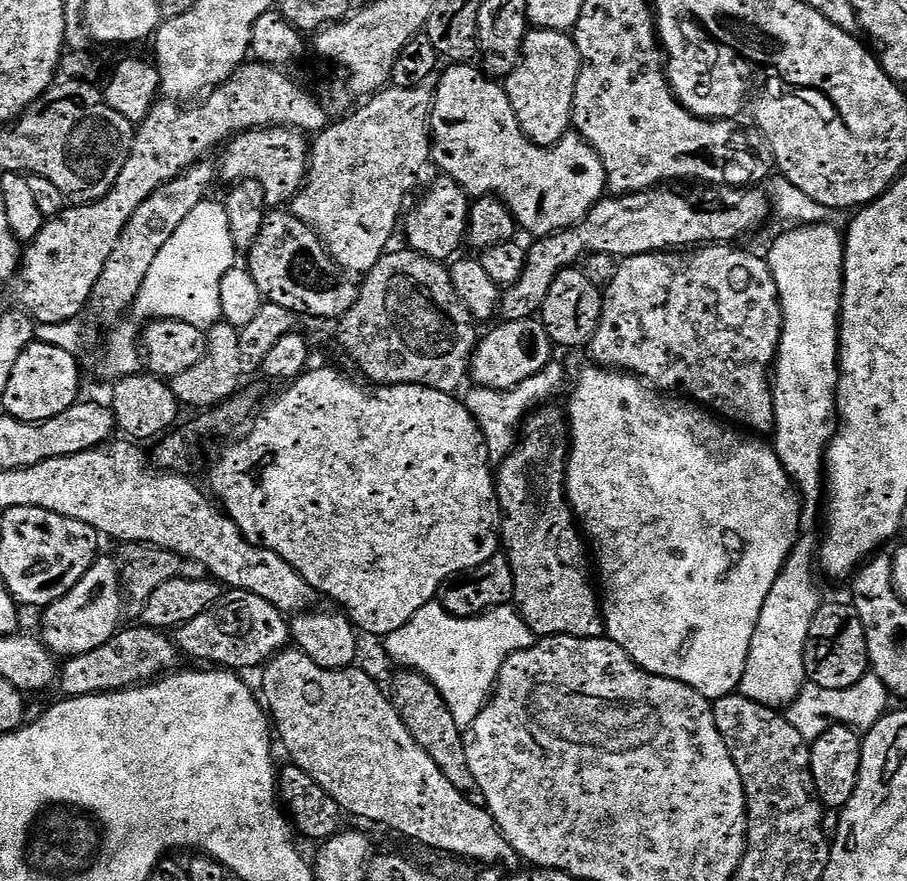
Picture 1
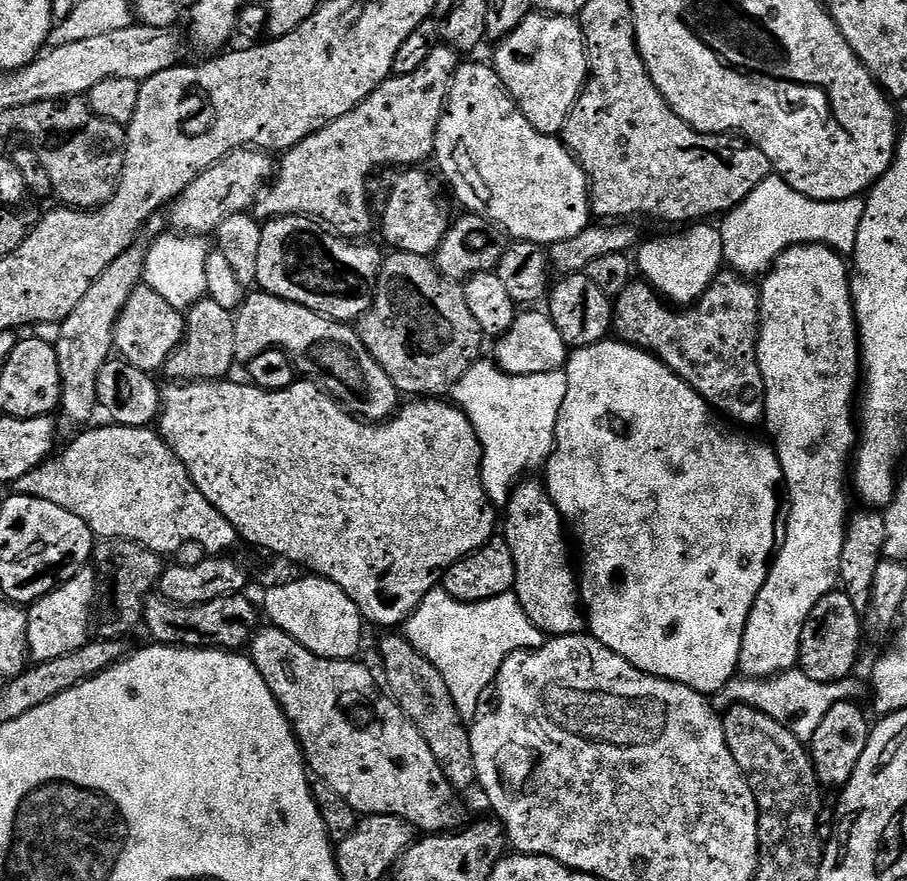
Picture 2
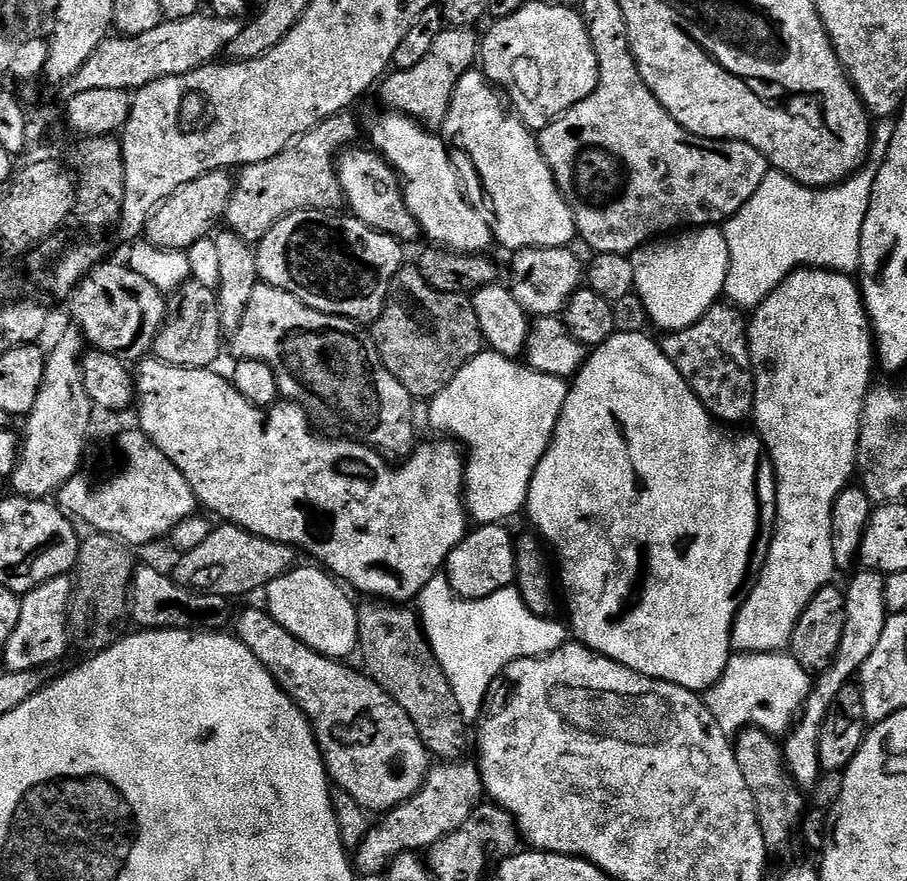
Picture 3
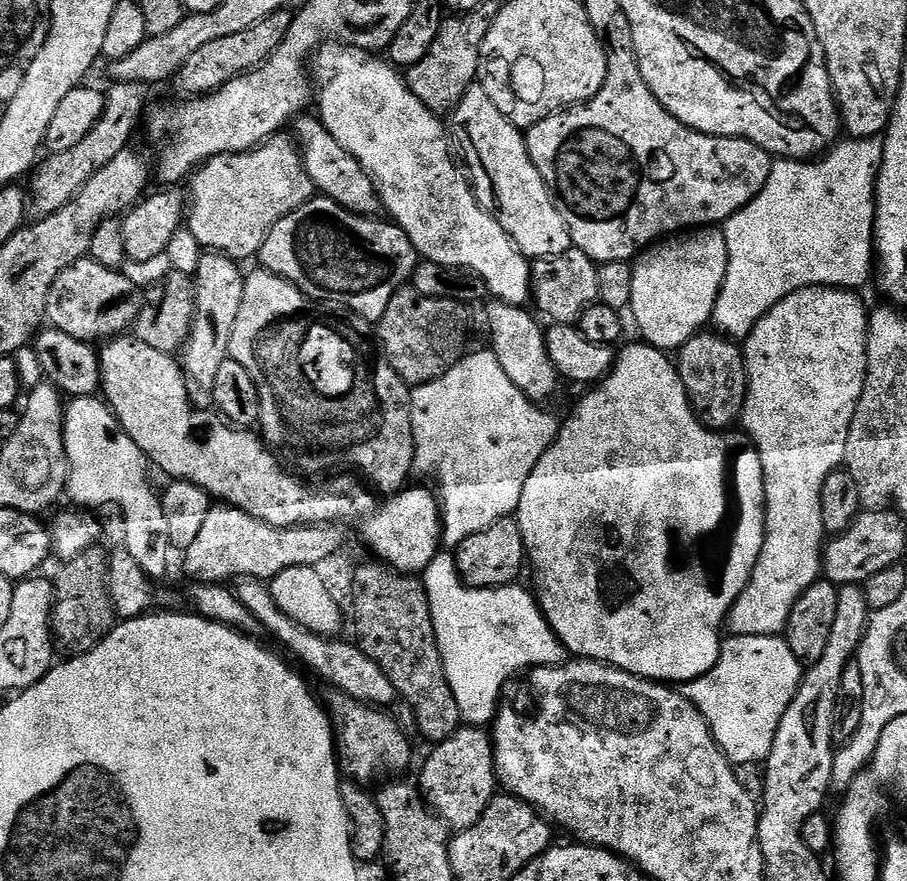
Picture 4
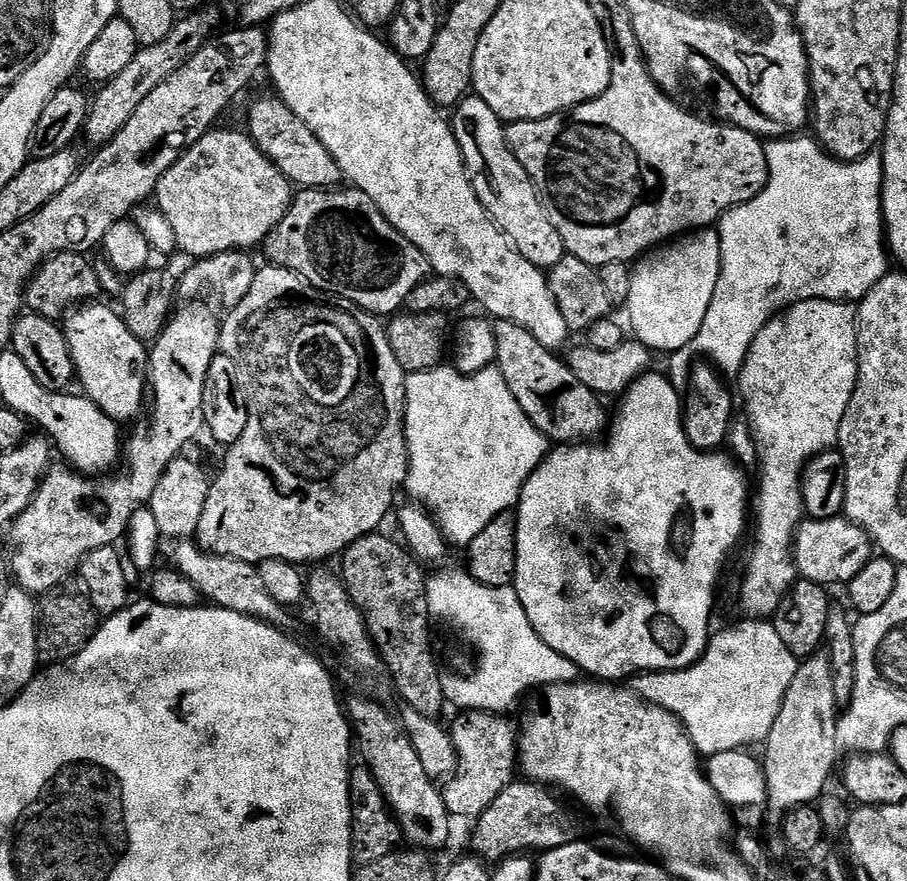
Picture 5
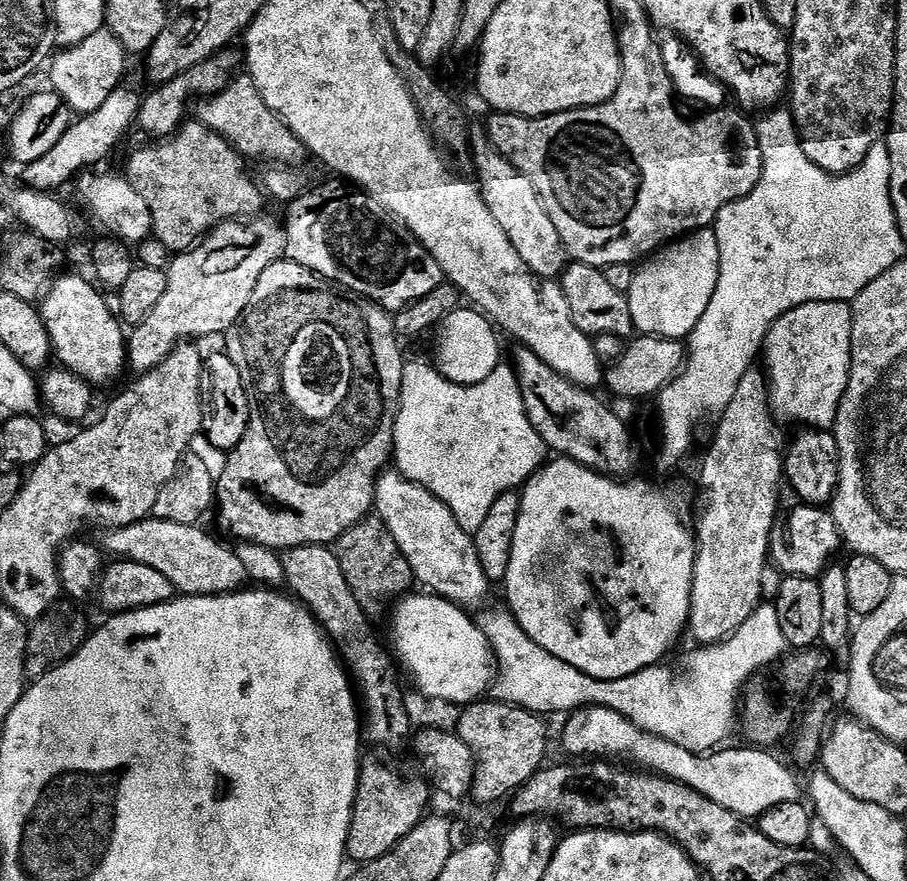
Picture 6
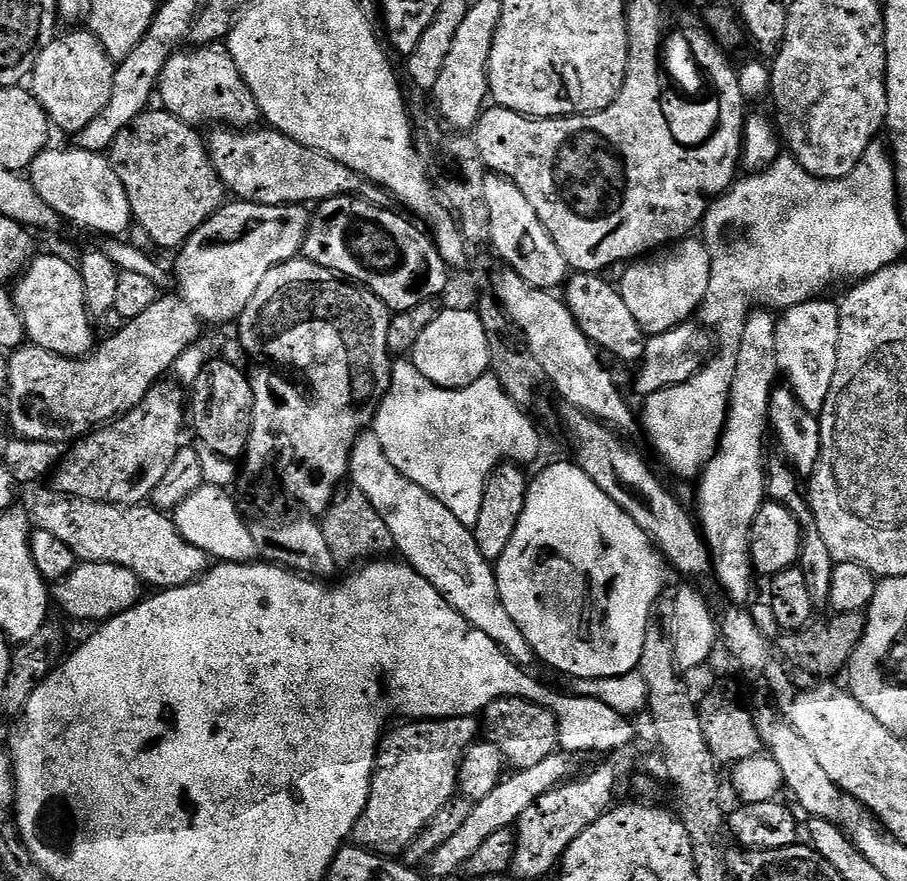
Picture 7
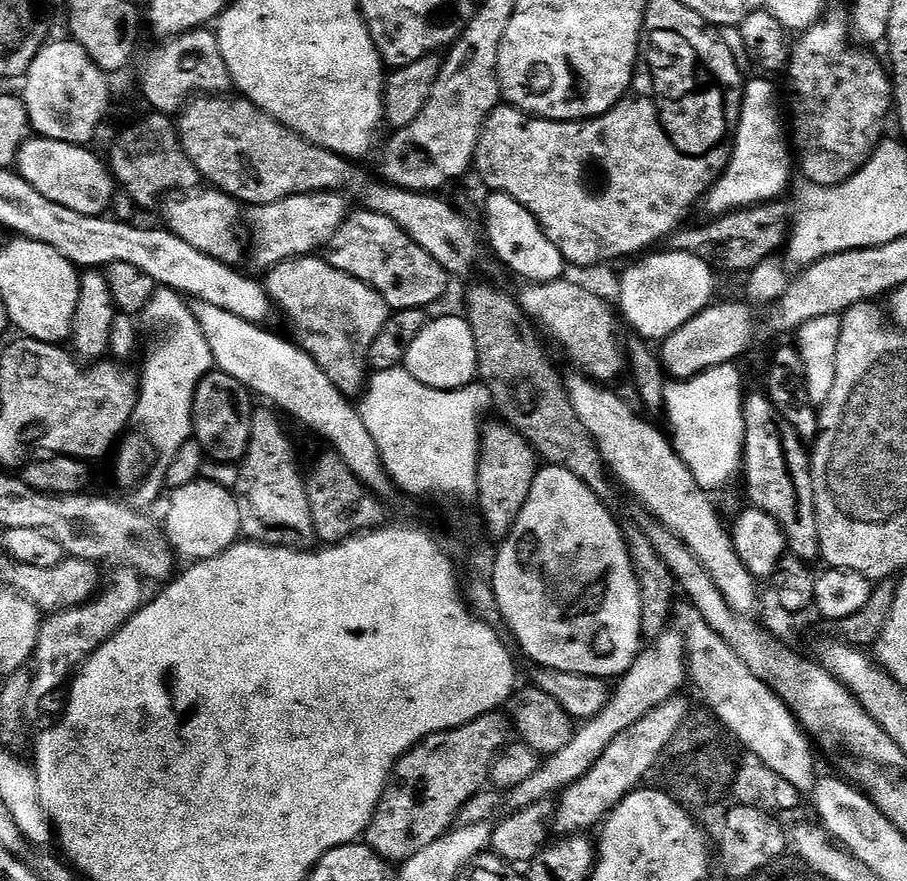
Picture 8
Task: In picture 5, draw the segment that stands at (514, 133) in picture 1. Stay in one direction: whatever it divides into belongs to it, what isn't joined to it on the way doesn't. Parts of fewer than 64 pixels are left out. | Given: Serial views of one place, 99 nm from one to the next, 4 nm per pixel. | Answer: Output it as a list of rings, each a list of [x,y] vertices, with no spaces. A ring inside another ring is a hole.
[[[469,94],[456,105],[450,123],[476,196],[492,221],[508,237],[512,247],[519,250],[529,262],[541,270],[553,268],[566,255],[564,243],[540,201],[536,183],[530,174],[526,174],[518,158],[514,158],[506,142],[505,121],[500,120],[498,114],[494,114],[494,110],[490,110],[490,106],[486,106],[480,96]]]

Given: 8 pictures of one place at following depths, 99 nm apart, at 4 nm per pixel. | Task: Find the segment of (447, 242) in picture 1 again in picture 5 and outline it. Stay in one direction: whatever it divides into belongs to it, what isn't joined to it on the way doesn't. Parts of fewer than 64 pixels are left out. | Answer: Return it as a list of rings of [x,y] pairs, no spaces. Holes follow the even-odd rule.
[[[264,96],[249,106],[246,125],[248,135],[260,147],[262,154],[266,154],[266,158],[270,158],[270,162],[274,162],[274,166],[278,166],[278,170],[282,170],[282,174],[286,174],[286,178],[297,189],[335,189],[339,185],[336,183],[341,183],[342,173],[330,150],[322,146],[314,130],[310,130],[310,126],[306,126],[306,122],[302,122],[302,118],[294,114],[294,110],[281,104],[279,99],[269,96]]]

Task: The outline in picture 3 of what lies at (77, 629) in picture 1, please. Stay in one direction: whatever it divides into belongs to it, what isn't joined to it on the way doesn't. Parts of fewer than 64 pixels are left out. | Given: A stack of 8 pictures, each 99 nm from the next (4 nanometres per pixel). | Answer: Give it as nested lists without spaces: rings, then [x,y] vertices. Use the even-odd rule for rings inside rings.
[[[71,575],[59,576],[23,593],[18,626],[14,626],[14,634],[6,642],[6,650],[2,653],[3,667],[7,671],[47,669],[48,664],[62,659],[67,654],[68,648],[70,649],[68,605],[72,603],[73,583]]]

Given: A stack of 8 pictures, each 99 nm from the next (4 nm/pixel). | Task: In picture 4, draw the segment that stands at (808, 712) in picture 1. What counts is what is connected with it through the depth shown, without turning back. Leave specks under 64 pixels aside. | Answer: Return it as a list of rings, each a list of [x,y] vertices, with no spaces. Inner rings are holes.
[[[733,636],[721,643],[720,657],[705,676],[683,685],[684,697],[706,718],[713,738],[734,766],[763,765],[772,749],[774,734],[782,714],[794,702],[794,694],[804,679],[805,669],[790,650],[787,639],[779,636]]]

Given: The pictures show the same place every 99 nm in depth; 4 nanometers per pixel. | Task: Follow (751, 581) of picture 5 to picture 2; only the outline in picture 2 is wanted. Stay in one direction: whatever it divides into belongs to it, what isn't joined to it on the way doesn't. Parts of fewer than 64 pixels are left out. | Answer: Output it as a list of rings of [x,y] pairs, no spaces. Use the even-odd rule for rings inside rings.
[[[799,244],[772,263],[762,283],[758,288],[760,336],[756,340],[756,357],[764,379],[763,423],[768,424],[768,432],[772,435],[770,443],[776,450],[784,475],[786,519],[768,577],[762,590],[758,590],[758,598],[742,634],[739,671],[748,678],[771,678],[781,672],[791,672],[799,665],[800,639],[810,610],[814,610],[826,594],[837,591],[840,584],[842,542],[850,519],[844,480],[846,484],[850,457],[858,444],[854,405],[862,380],[860,337],[852,305],[850,268],[841,253],[824,244]]]

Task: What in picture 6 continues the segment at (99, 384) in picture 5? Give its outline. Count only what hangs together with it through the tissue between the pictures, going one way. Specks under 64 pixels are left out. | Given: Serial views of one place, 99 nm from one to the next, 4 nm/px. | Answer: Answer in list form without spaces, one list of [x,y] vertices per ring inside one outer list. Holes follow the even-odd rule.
[[[60,274],[51,281],[50,287],[44,293],[42,303],[39,305],[40,317],[44,320],[46,330],[50,334],[50,342],[55,359],[60,359],[59,367],[74,373],[81,380],[88,381],[93,386],[108,384],[123,374],[128,364],[128,345],[126,332],[118,319],[117,313],[110,310],[104,301],[105,293],[91,279],[83,280],[80,276],[64,276]]]

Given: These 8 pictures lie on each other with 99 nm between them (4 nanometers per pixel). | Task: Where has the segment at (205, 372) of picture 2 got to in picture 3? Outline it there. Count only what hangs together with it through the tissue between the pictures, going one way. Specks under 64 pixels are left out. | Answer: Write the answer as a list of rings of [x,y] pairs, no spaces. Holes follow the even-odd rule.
[[[191,279],[175,289],[171,297],[164,327],[152,344],[155,359],[170,366],[212,368],[223,348],[225,351],[226,336],[220,327],[220,298],[217,289],[202,286],[202,282]]]

